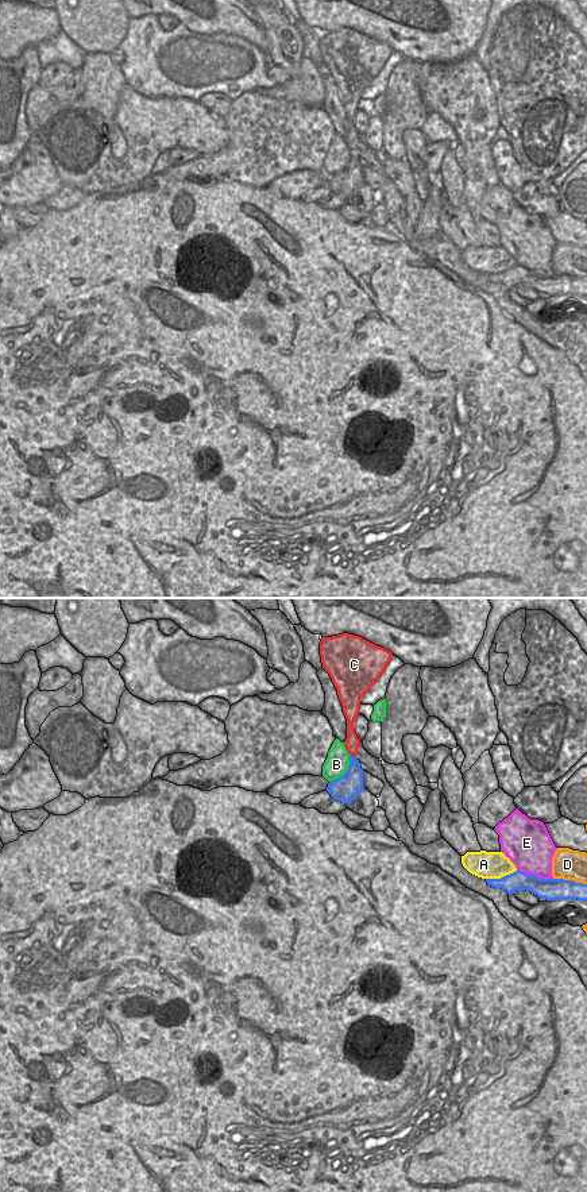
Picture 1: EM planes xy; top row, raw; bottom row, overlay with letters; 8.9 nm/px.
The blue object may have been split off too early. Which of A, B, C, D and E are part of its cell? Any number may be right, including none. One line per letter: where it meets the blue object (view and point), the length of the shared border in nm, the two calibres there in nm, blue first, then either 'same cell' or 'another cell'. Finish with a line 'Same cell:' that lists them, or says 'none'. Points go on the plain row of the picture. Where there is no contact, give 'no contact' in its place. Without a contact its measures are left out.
A: xy (501, 273) | 300 nm | 170/240 nm | another cell
B: xy (347, 166) | 320 nm | 240/220 nm | another cell
C: no contact | same cell
D: xy (570, 276) | 300 nm | 190/280 nm | another cell
E: xy (533, 270) | 340 nm | 190/400 nm | another cell
Same cell: C

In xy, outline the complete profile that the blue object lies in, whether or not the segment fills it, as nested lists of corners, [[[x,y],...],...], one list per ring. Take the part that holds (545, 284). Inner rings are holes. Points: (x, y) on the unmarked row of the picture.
[[[518,265],[501,274],[486,274],[486,277],[494,283],[505,285],[509,290],[514,289],[515,285],[526,285],[547,296],[587,296],[587,279],[564,274],[541,274]]]

